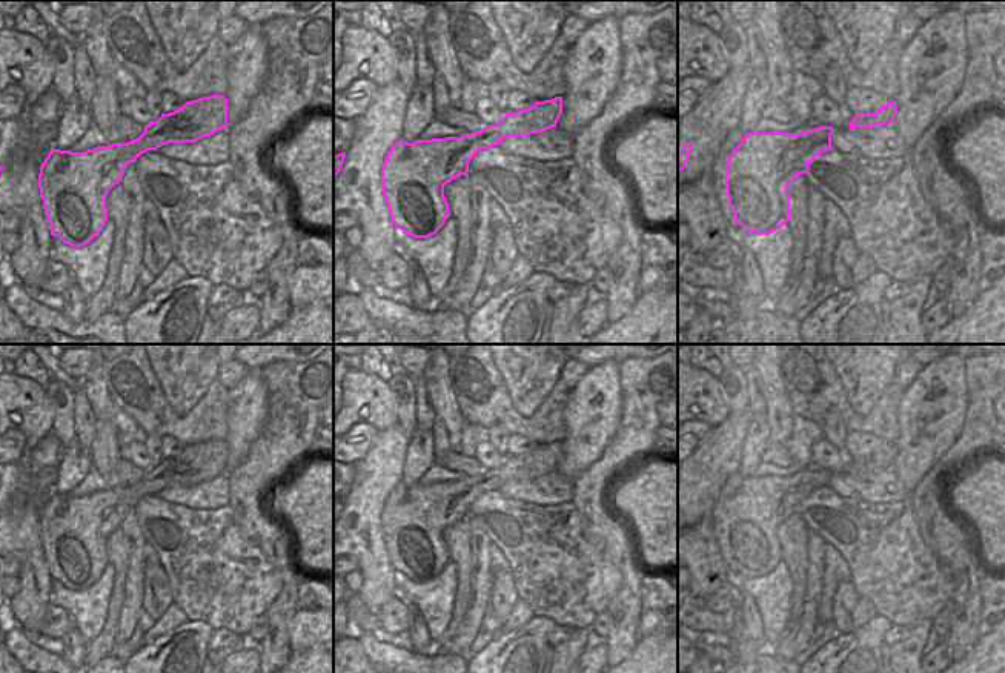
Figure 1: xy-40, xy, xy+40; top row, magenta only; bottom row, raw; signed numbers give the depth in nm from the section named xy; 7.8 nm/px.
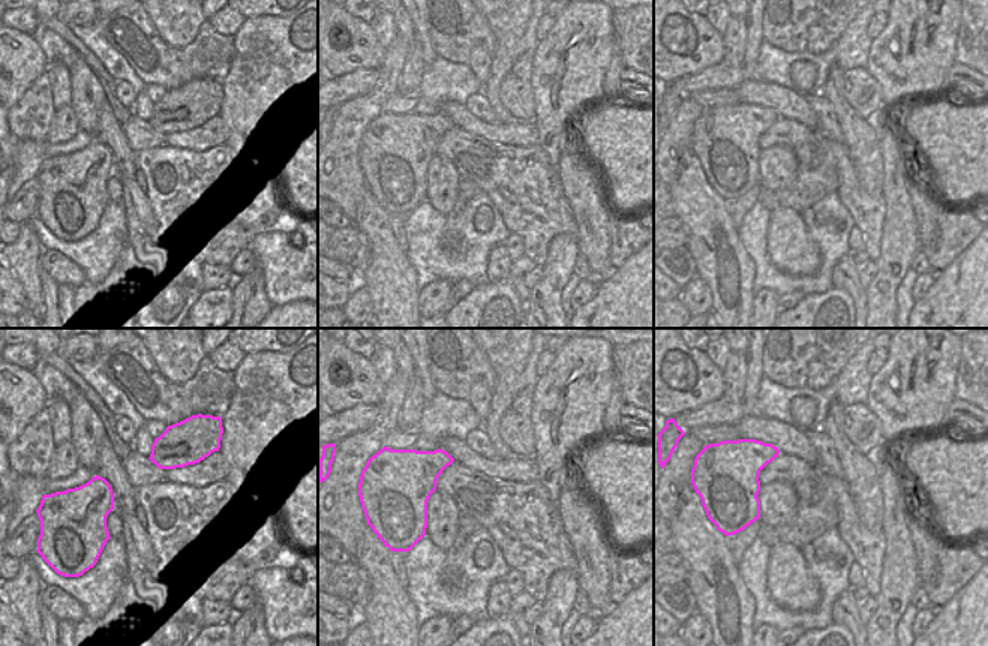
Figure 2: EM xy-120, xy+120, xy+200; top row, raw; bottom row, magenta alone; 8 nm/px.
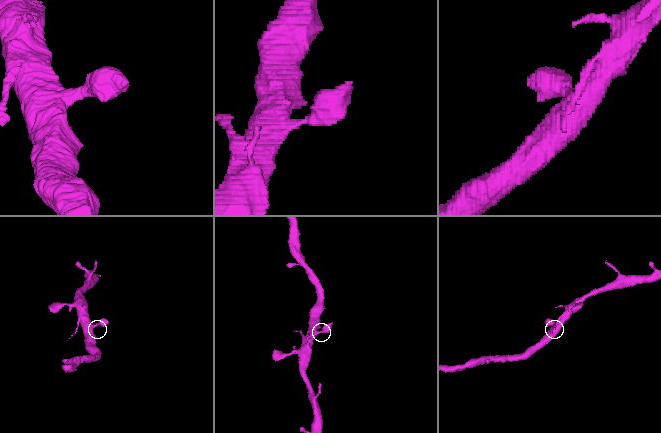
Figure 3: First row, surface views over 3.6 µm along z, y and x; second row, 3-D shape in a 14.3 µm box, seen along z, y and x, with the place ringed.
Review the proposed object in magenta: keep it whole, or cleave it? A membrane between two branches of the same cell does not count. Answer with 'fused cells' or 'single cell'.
single cell

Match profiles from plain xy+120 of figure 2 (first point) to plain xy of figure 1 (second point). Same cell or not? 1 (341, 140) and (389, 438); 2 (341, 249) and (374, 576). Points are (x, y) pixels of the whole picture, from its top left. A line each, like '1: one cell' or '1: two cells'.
1: one cell
2: two cells

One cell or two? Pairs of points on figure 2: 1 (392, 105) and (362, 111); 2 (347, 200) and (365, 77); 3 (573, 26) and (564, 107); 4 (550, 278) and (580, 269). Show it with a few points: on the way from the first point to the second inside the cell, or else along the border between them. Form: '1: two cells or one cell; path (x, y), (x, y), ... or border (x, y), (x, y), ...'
1: two cells; border (396, 90), (383, 104), (383, 111)
2: two cells; border (380, 68), (369, 92), (336, 108)
3: one cell; path (571, 45), (571, 60), (564, 87)
4: two cells; border (579, 254), (573, 272)

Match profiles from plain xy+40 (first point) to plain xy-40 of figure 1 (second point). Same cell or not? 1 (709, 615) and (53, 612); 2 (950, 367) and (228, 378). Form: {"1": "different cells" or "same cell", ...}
{"1": "same cell", "2": "different cells"}

